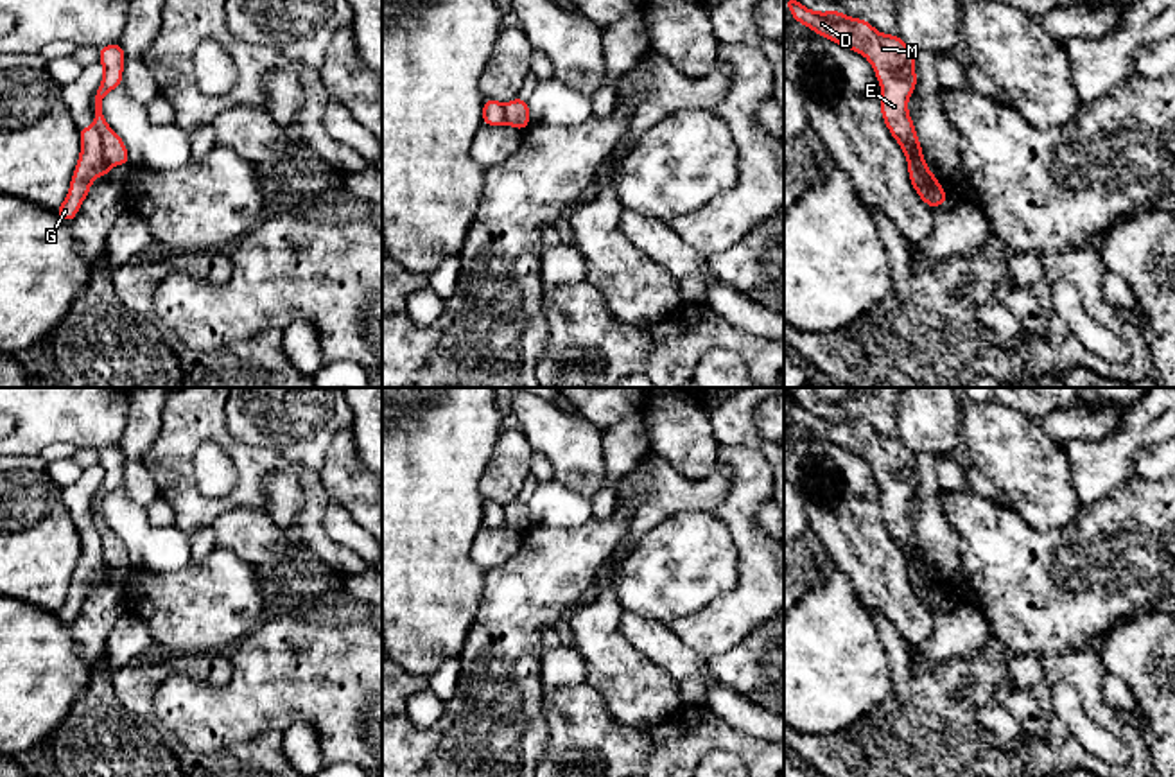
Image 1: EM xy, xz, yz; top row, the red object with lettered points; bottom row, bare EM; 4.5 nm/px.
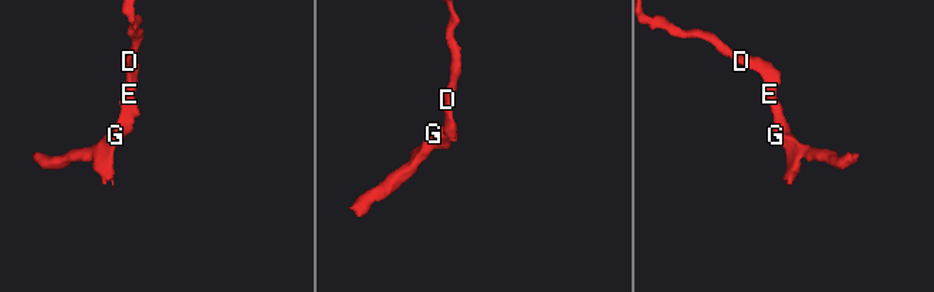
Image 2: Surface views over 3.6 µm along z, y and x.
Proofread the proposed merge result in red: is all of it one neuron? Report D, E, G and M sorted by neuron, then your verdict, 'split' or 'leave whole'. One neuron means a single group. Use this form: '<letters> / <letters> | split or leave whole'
D E M / G | split

